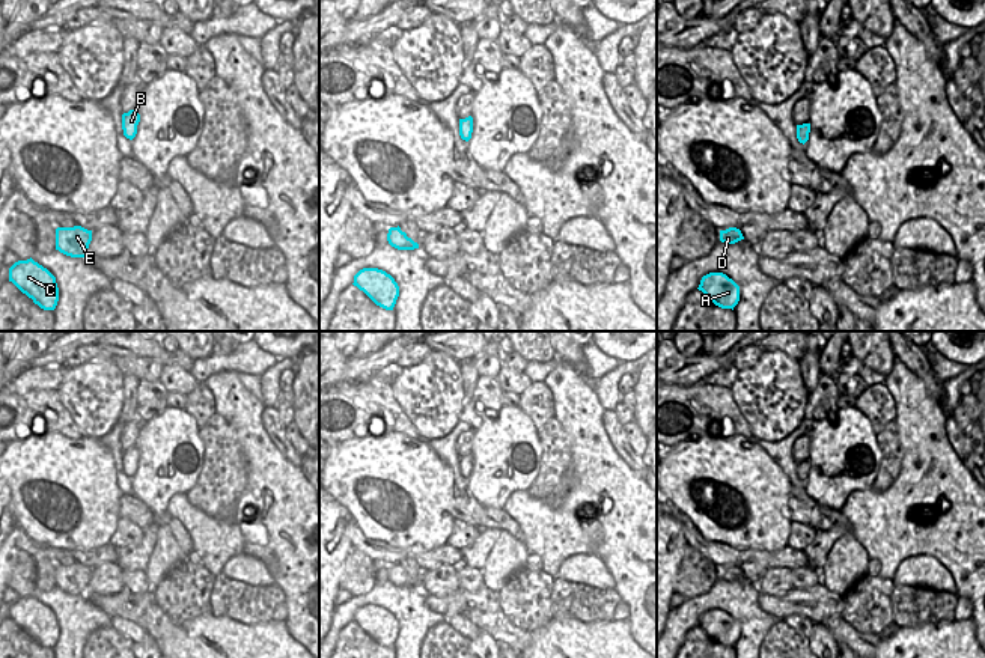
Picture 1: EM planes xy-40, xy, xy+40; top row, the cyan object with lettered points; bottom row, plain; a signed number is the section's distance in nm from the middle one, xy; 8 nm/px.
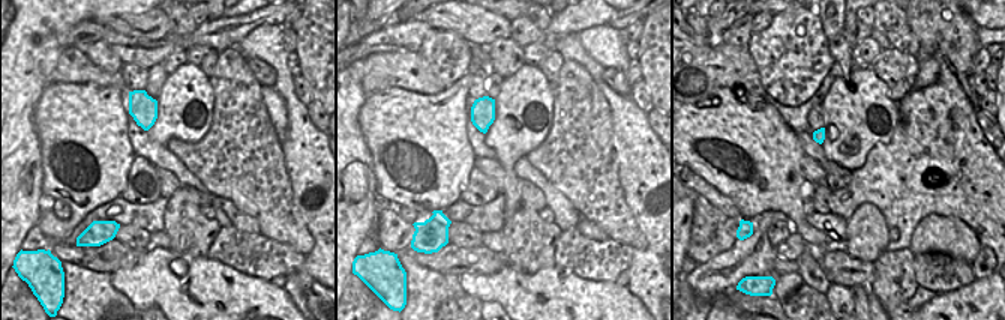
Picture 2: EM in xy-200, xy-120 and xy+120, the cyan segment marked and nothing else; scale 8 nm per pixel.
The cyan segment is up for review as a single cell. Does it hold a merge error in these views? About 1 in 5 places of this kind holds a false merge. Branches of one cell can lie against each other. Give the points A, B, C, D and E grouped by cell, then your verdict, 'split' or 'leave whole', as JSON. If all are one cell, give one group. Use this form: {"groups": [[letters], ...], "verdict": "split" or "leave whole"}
{"groups": [["A", "B", "C", "D", "E"]], "verdict": "leave whole"}

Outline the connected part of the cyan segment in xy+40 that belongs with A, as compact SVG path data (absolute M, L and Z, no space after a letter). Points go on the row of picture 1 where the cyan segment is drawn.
M723 273L703 276L697 289L721 309L733 310L740 301L740 286Z

